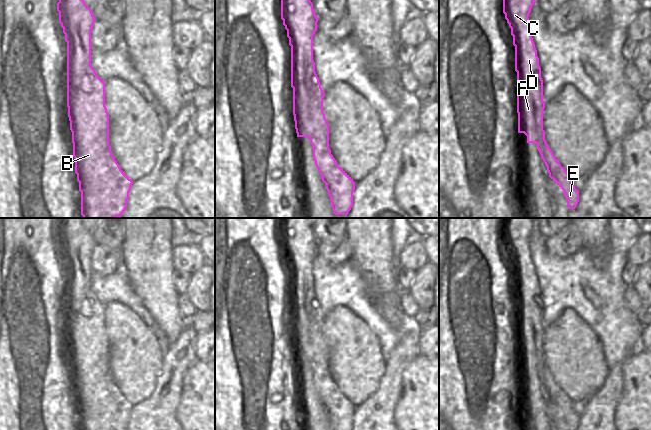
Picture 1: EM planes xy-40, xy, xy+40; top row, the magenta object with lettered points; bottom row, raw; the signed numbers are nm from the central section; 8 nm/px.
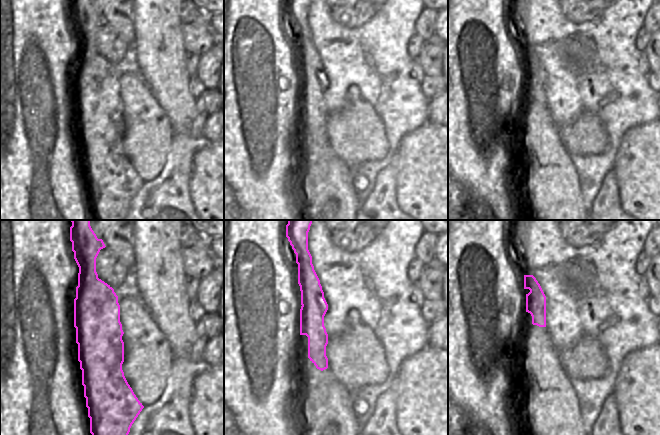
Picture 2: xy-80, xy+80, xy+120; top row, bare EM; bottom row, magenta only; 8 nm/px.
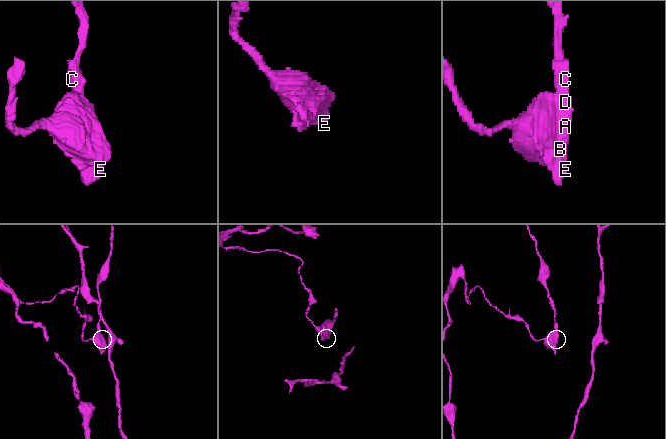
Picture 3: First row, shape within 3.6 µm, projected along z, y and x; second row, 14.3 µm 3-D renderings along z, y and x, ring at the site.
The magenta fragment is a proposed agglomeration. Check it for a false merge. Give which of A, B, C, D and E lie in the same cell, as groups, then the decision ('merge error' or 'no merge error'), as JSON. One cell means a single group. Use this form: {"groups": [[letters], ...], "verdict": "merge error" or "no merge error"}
{"groups": [["A", "B", "D", "E"], ["C"]], "verdict": "merge error"}

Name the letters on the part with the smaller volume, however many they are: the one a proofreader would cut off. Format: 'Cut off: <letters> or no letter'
Cut off: C

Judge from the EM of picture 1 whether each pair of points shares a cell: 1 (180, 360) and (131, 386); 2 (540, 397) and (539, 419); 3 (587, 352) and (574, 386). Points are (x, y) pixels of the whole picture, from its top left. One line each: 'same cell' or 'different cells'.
1: different cells
2: same cell
3: same cell

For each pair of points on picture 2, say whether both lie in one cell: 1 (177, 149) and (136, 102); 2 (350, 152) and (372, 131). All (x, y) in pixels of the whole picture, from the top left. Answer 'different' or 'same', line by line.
1: different
2: same

